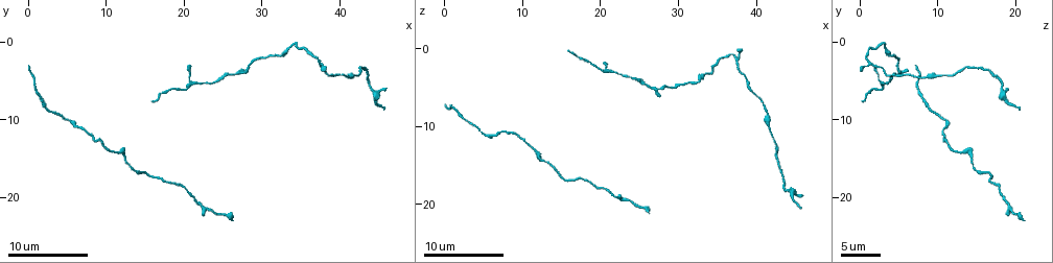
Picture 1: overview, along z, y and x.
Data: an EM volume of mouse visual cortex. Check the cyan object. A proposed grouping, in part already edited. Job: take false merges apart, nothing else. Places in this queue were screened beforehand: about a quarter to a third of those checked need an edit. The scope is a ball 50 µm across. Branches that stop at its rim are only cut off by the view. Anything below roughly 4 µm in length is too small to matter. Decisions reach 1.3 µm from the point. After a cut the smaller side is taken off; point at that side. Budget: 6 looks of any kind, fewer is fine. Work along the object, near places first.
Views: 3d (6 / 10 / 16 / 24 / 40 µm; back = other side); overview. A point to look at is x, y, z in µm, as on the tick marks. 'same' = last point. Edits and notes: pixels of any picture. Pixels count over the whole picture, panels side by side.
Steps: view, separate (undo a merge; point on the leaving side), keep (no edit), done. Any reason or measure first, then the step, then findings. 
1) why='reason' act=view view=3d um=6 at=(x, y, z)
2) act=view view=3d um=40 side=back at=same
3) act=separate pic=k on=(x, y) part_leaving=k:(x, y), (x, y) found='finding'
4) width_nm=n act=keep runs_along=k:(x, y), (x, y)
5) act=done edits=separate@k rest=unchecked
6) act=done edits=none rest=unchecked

why='three arms meet' act=view view=3d um=10 at=(12.5, 15.0, 14.0)

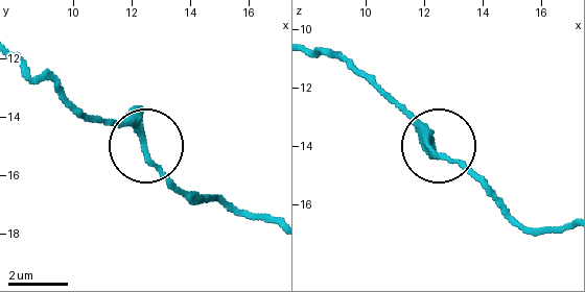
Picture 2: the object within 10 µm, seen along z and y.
why='closer look' act=view view=3d um=6 at=(12.3, 14.6, 14.3)

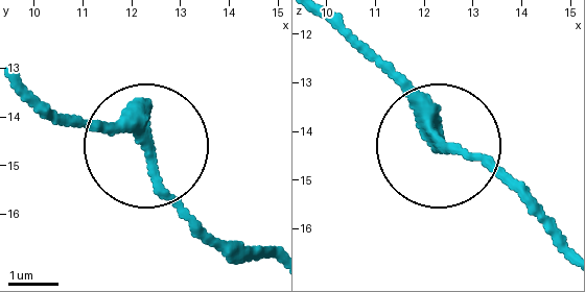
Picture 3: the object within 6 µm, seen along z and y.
arms=3 act=keep found='one neuron here'

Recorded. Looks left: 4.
act=view view=3d um=10 at=(9.5, 12.5, 11.5)

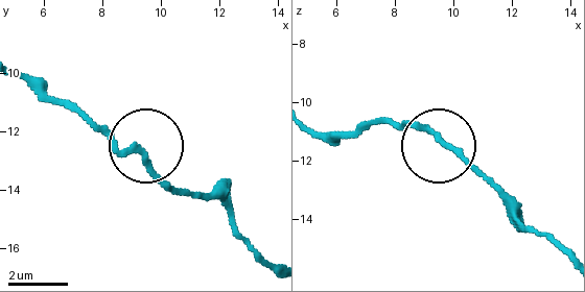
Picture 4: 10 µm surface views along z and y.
act=view view=3d um=6 at=(9.4, 12.8, 11.1)

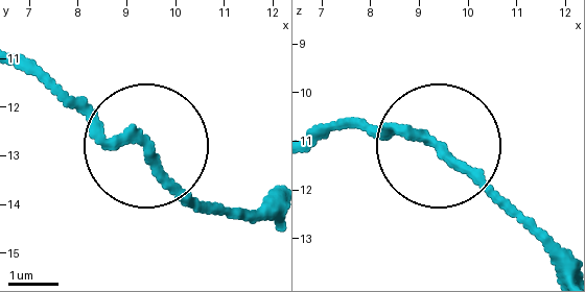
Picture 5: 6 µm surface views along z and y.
side_arm_um=17 act=keep found='all the same neuron'

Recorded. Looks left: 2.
why='thick turns thin' act=view view=3d um=6 at=(20.0, 6.0, 2.5)

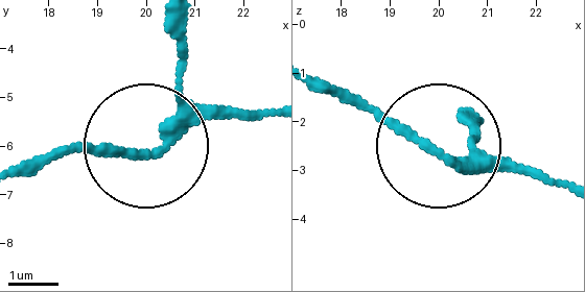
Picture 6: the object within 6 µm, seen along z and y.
act=keep runs_along=6:(259, 108), (138, 146), (42, 154) found='continuous, no second neuron'

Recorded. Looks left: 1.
act=done edits=none rest=unchecked

